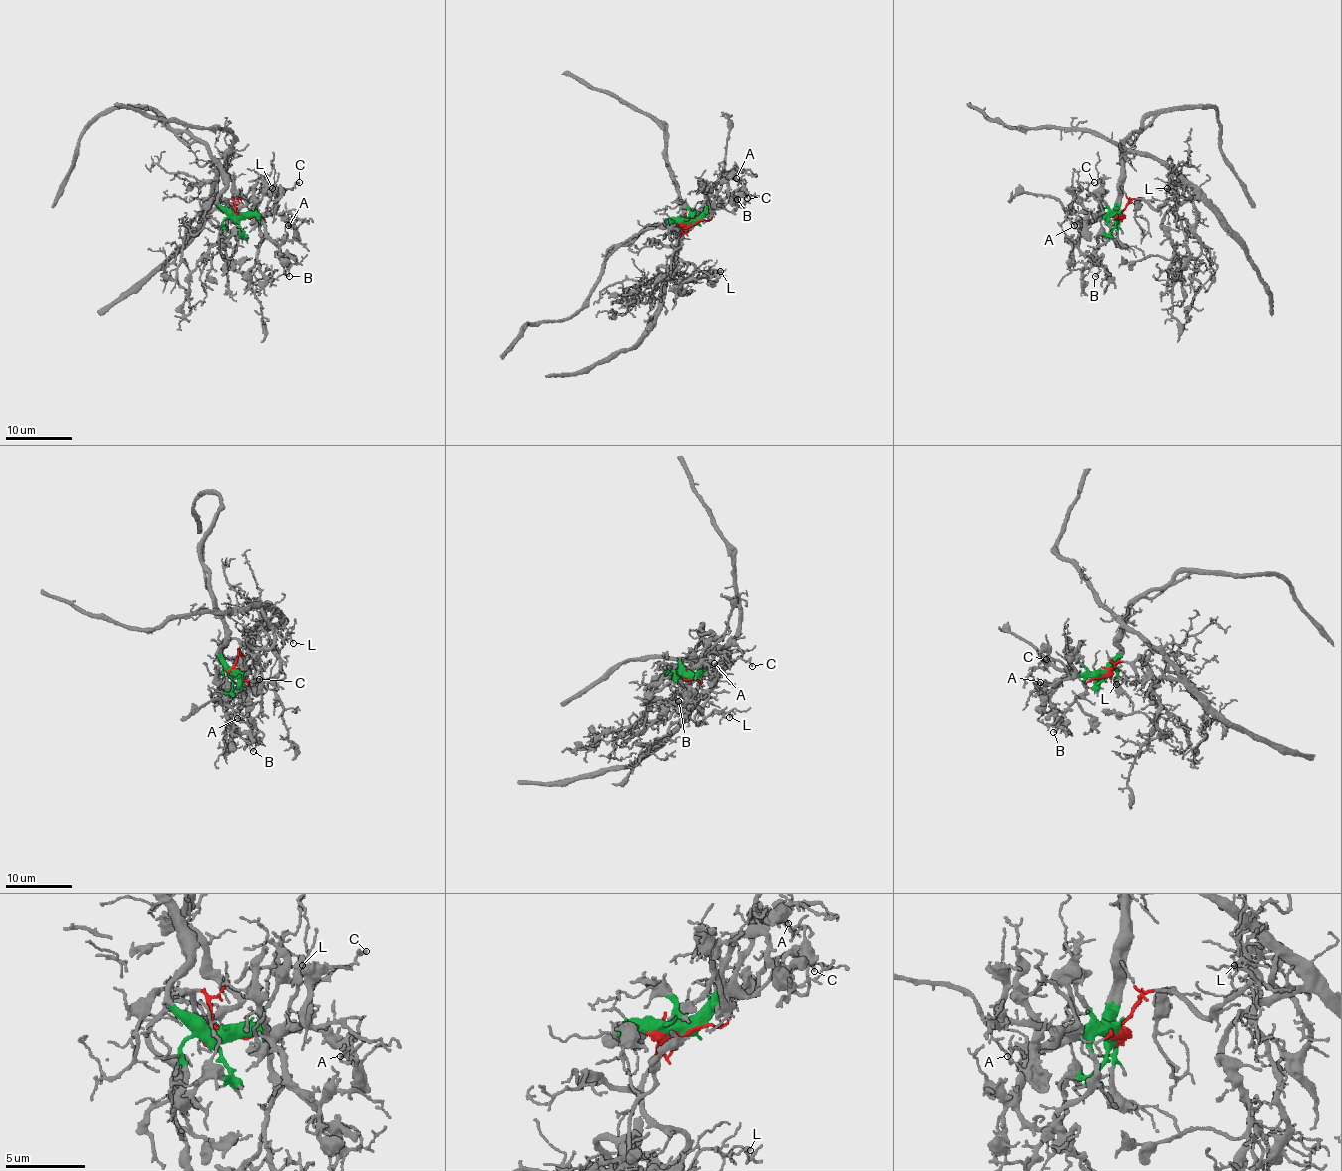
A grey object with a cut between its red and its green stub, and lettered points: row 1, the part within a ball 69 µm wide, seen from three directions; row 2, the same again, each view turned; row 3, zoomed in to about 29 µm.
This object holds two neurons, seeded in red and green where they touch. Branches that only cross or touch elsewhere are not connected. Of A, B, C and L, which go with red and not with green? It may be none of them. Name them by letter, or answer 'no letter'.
L

